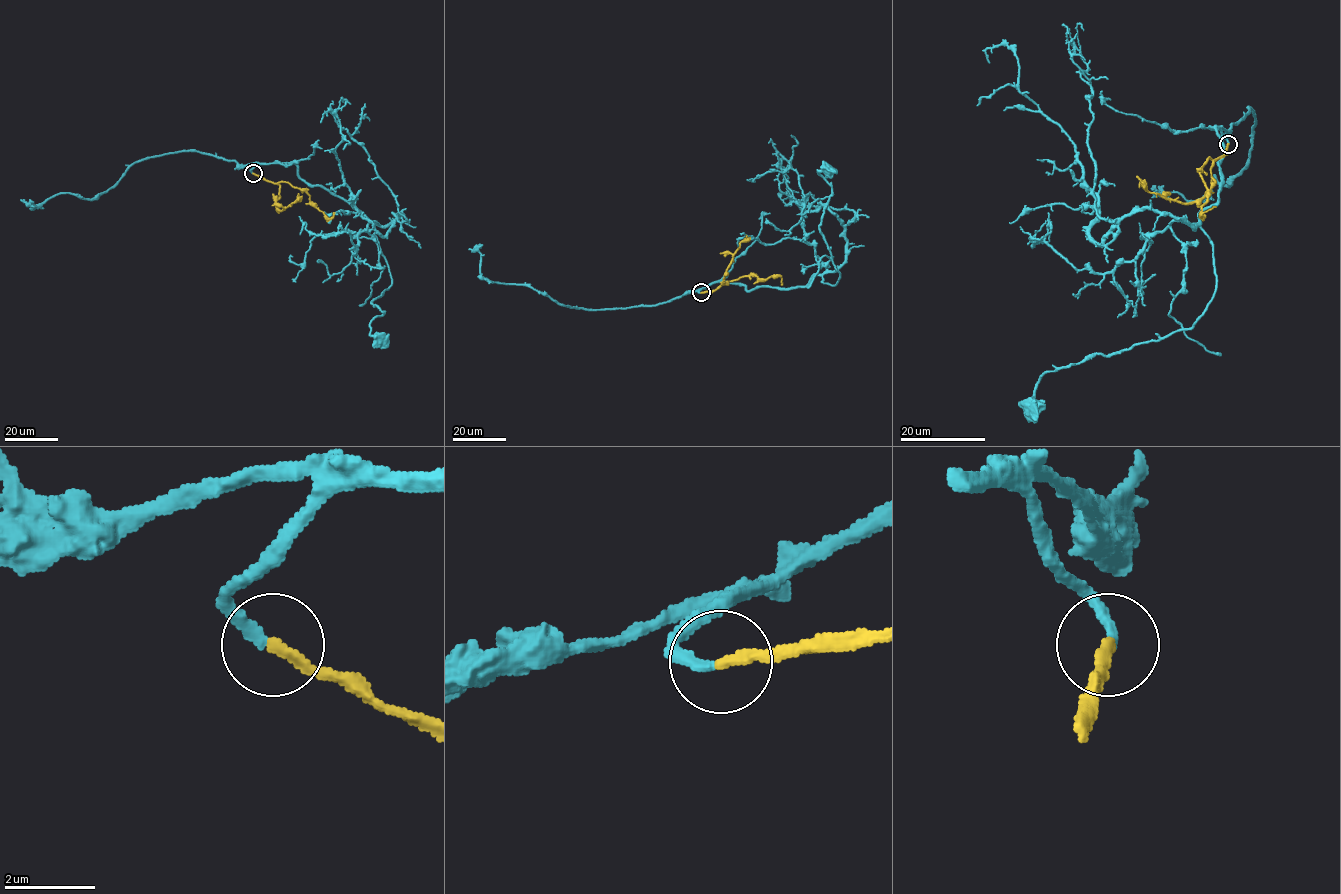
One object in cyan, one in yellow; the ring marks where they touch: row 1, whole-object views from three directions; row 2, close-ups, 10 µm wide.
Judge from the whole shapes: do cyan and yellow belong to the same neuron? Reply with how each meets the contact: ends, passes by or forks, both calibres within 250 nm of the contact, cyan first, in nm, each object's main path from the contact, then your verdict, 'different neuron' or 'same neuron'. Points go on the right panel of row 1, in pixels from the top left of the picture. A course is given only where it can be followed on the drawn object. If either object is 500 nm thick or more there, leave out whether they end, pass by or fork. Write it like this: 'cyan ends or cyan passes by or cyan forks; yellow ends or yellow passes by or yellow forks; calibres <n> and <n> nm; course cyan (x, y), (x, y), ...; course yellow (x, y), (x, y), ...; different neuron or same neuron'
cyan ends; yellow ends; calibres 260 and 240 nm; course cyan (1228, 143), (1210, 126), (1224, 152), (1218, 201), (1200, 215), (1216, 277), (1201, 316), (1047, 371), (1032, 408); course yellow (1228, 143), (1221, 157), (1209, 157), (1200, 169), (1207, 197), (1200, 215), (1216, 206); same neuron

